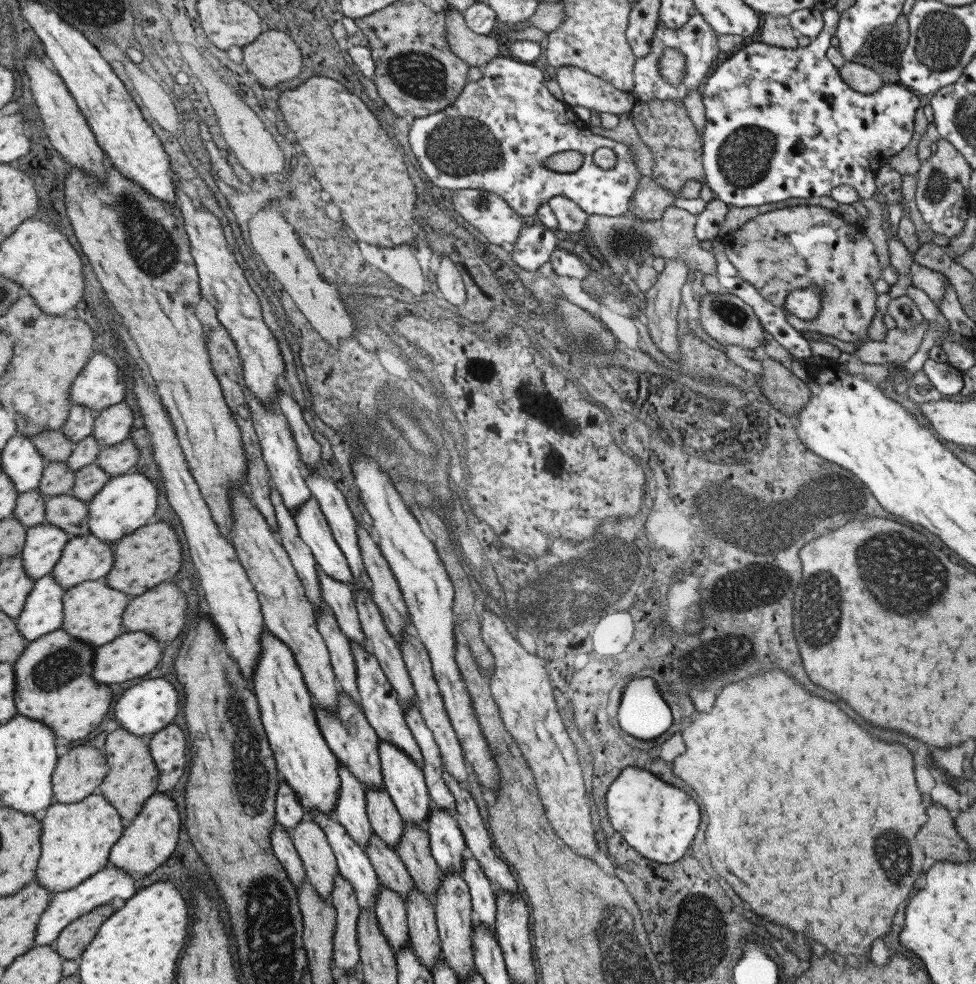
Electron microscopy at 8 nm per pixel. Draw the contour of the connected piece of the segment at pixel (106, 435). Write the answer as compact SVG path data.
M124 400L95 414L91 434L100 446L109 447L128 438L133 422L134 412Z

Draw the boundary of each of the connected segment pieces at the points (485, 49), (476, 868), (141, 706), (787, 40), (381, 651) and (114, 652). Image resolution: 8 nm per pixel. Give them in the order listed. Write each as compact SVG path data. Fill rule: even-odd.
M448 9L445 17L445 33L452 53L469 67L482 67L498 57L500 44L496 37L472 32L465 23L461 11Z
M468 848L464 852L461 875L469 886L475 921L490 929L497 938L497 933L495 932L496 890L490 880L488 880L486 873L482 870L480 863L470 854Z
M154 678L144 680L140 682L140 686L126 690L114 704L114 716L121 724L120 728L136 736L149 737L170 725L178 712L178 704L180 698L176 688L164 678Z
M766 12L762 33L759 37L761 43L791 49L798 47L798 34L790 26L788 17Z
M356 594L355 604L361 629L370 644L370 650L377 658L387 681L398 693L401 707L405 710L408 705L416 705L415 690L399 644L388 632L382 613L371 599L371 594Z
M145 632L124 633L108 644L96 648L92 678L99 684L120 684L120 682L144 676L152 668L156 668L158 660L162 658L163 649L162 642L158 642L153 636Z

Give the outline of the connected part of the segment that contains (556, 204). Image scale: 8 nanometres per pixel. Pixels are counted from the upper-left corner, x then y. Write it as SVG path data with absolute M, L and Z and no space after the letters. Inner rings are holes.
M563 195L551 198L547 202L558 221L557 232L561 235L569 232L579 232L587 225L587 212L584 212L576 202Z

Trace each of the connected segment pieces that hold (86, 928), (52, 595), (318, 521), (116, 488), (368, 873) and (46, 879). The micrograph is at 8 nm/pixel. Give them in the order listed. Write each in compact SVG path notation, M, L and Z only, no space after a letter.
M104 904L71 922L56 939L57 953L66 960L75 960L96 936L105 920L114 914L112 905Z
M53 574L36 580L22 612L16 618L17 629L25 640L34 642L61 628L64 620L64 594L66 591L58 585Z
M310 497L293 512L293 517L300 539L310 548L320 570L332 578L350 584L353 574L342 549L334 541L319 502Z
M133 470L111 478L87 503L90 533L104 543L116 544L124 536L148 524L158 508L158 488L142 473Z
M314 809L311 812L310 818L315 824L318 824L318 826L322 828L322 831L324 831L324 834L326 834L331 849L335 854L339 873L354 885L353 889L355 890L360 910L374 910L373 906L375 905L381 882L379 881L367 852L348 834L346 828L340 824L340 821L335 819L333 814L332 817L329 817L326 813Z
M98 791L78 803L51 805L41 817L41 857L35 878L54 893L72 890L106 867L110 849L127 825Z

